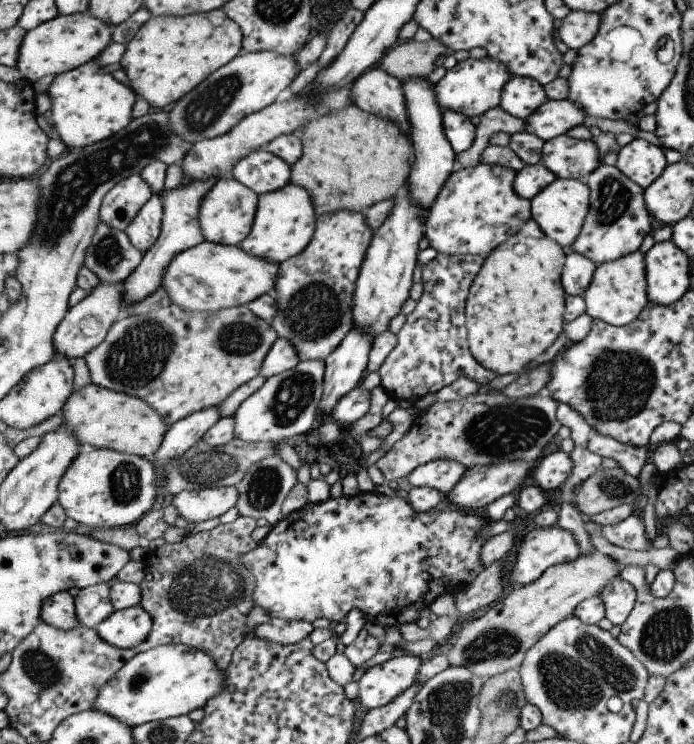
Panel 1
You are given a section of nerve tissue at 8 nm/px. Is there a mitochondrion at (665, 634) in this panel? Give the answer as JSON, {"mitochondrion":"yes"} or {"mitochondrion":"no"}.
{"mitochondrion":"yes"}

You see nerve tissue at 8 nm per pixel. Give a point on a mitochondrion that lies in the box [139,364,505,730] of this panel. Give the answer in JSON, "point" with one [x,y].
{"point":[210,587]}

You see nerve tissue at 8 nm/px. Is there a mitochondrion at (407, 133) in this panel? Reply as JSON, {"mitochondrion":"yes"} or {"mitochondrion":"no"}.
{"mitochondrion":"no"}

